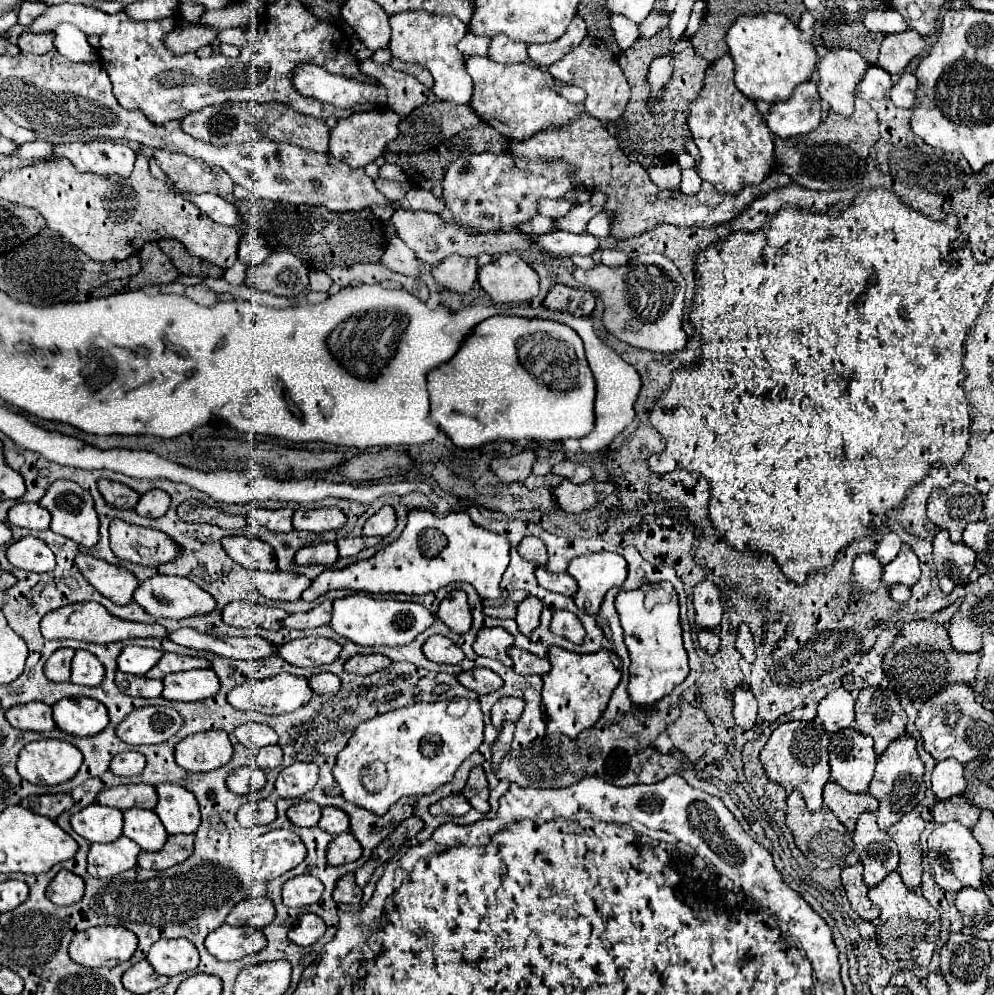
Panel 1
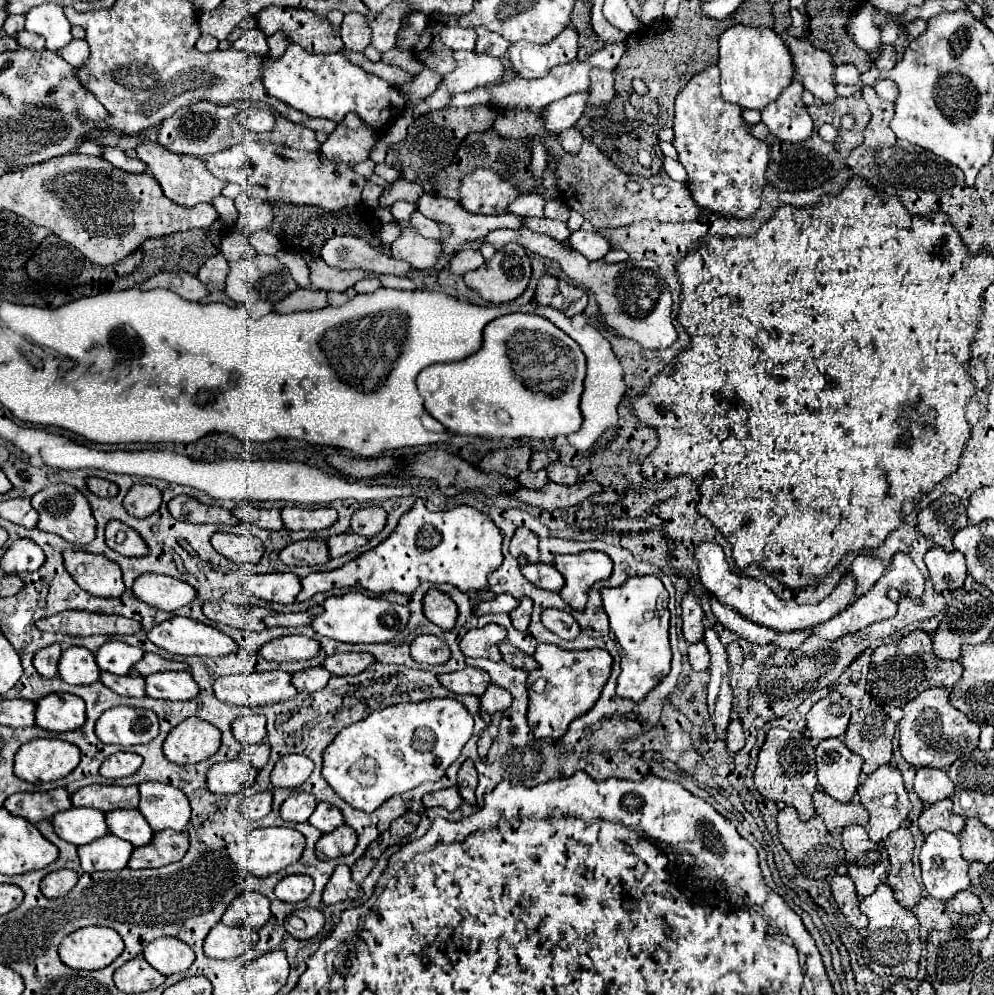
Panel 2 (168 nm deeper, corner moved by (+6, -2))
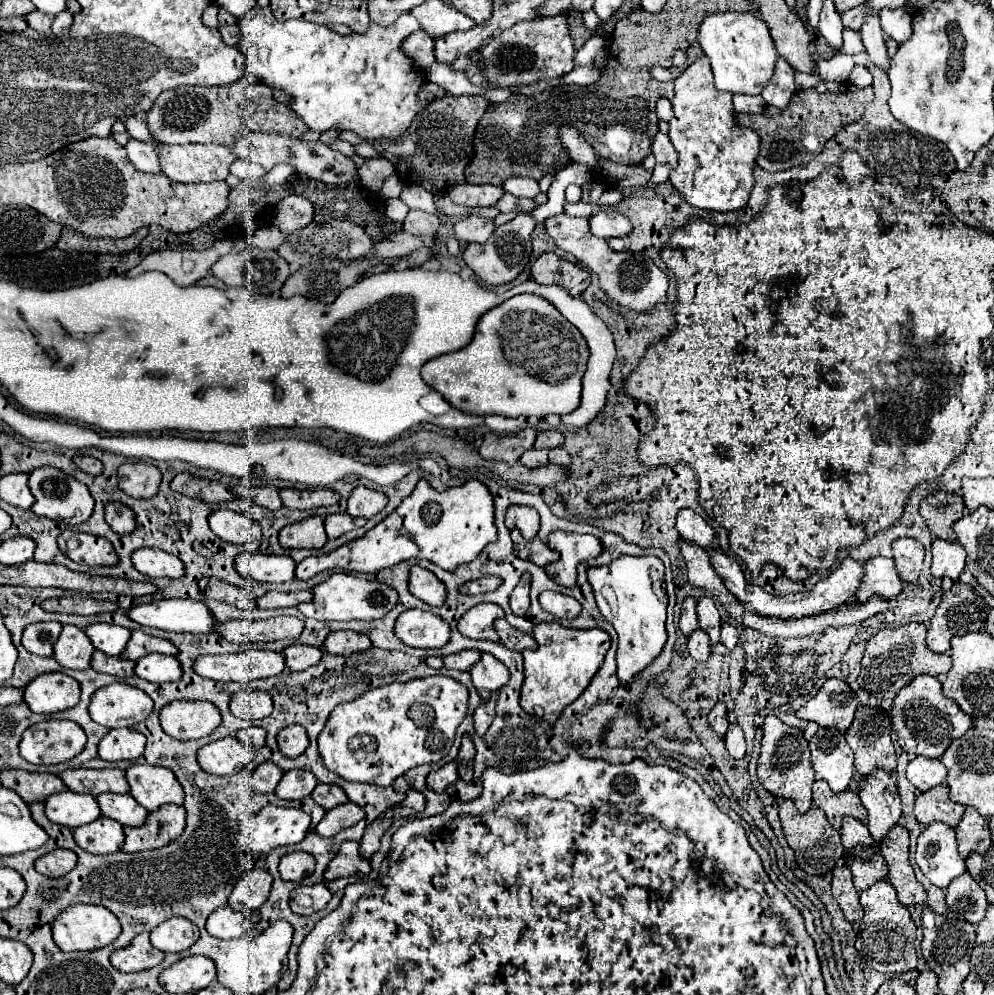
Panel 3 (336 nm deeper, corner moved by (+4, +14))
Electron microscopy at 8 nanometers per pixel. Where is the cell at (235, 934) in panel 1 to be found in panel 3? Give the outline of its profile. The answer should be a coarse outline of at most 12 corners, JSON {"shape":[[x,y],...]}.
{"shape":[[230,906],[214,910],[206,930],[224,940],[242,936],[252,926],[252,914]]}

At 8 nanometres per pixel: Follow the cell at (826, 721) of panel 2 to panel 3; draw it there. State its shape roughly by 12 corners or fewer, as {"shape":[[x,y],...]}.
{"shape":[[828,678],[796,716],[822,728],[846,732],[858,696],[838,678]]}

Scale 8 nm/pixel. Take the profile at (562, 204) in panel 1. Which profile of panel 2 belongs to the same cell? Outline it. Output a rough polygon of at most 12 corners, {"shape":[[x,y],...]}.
{"shape":[[538,192],[514,200],[508,208],[518,216],[544,216],[546,200]]}

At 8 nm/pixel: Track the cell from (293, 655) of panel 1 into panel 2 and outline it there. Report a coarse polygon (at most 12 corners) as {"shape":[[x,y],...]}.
{"shape":[[282,636],[262,646],[272,662],[310,660],[320,644],[306,636]]}

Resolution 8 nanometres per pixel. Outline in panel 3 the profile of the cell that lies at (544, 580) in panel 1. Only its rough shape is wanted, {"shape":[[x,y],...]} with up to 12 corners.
{"shape":[[512,530],[518,558],[538,566],[558,560],[558,552],[546,548],[540,538],[524,540]]}

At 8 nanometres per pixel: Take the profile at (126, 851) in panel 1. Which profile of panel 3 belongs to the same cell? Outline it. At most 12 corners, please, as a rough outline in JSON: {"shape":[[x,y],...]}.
{"shape":[[100,816],[74,828],[76,844],[90,854],[120,850],[122,824]]}

